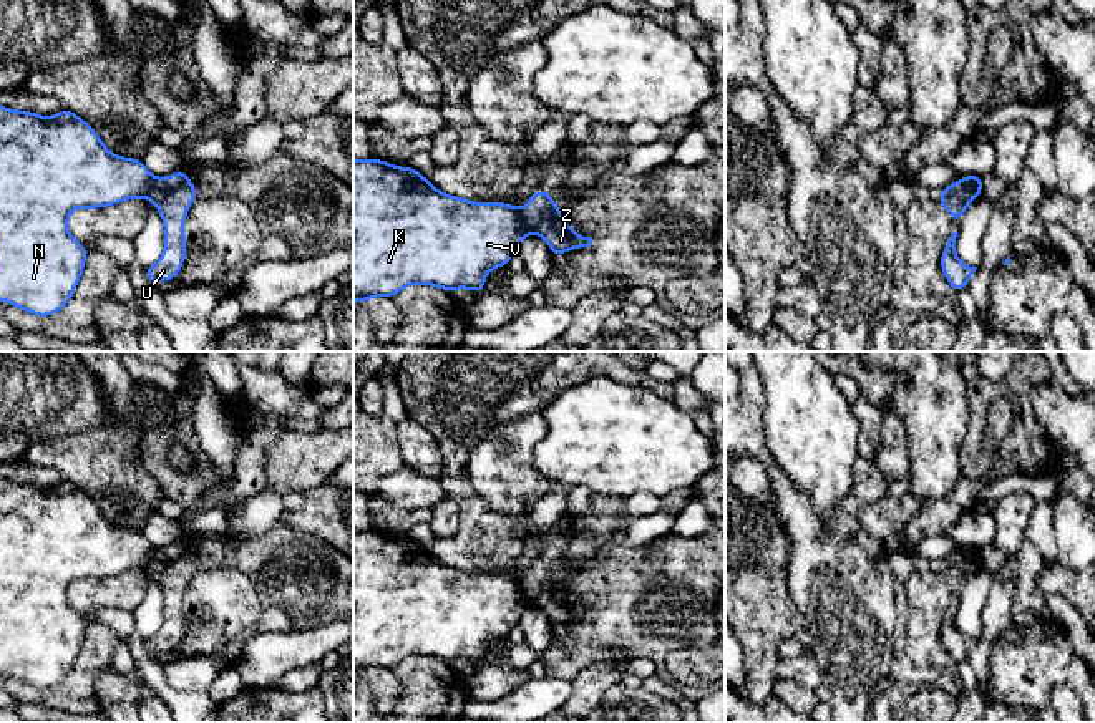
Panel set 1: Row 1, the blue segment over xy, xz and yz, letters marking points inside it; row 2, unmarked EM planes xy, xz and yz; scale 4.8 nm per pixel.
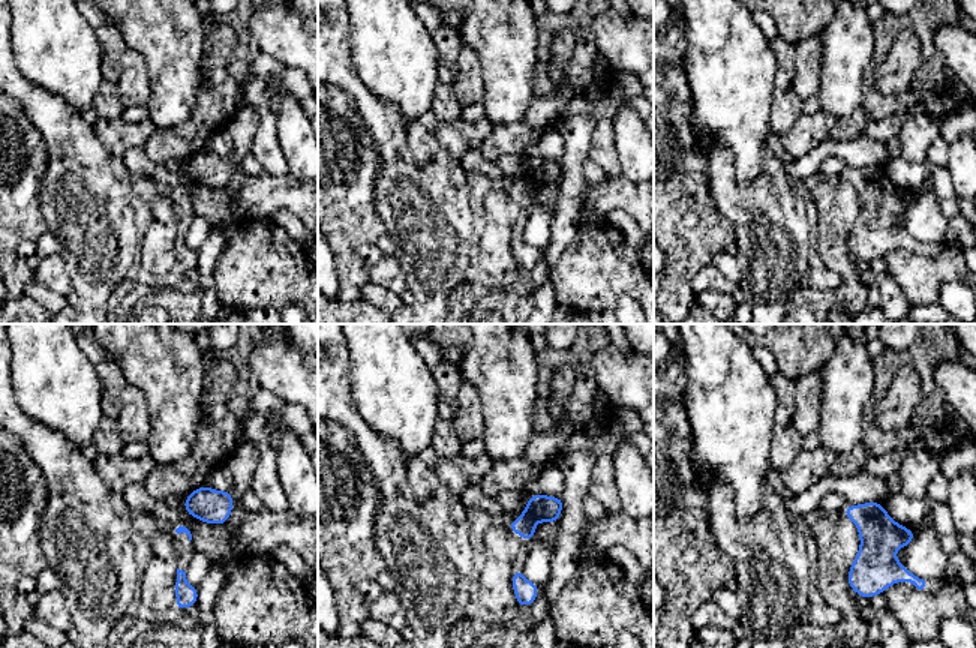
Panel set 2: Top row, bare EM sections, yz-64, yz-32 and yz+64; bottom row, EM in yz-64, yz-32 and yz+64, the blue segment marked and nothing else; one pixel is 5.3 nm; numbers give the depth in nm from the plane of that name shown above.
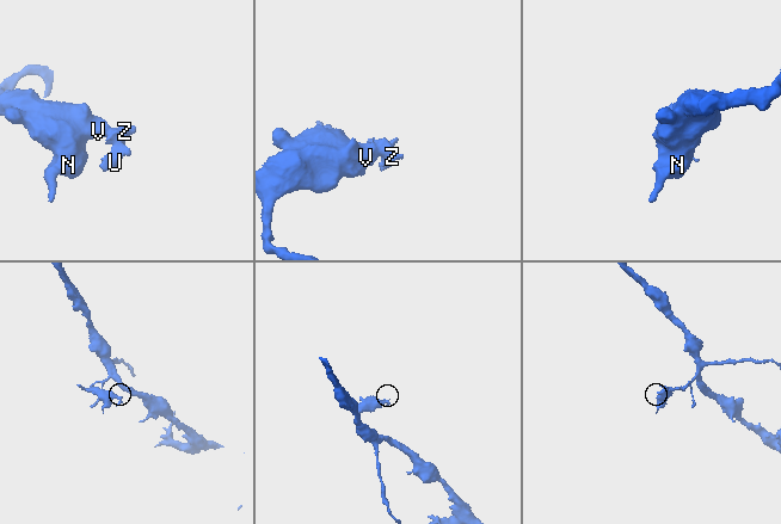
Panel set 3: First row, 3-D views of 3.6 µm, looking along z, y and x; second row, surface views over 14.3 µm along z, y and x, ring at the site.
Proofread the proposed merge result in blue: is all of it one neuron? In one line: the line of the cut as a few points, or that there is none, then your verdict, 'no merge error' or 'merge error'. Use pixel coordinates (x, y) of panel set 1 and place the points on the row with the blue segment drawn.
cut in xz along (521, 211), (528, 231); merge error

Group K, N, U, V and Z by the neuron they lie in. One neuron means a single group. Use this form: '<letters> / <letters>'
K N V / U Z

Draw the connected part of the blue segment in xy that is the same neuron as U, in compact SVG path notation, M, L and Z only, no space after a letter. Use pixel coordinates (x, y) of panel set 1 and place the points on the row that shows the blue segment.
M187 171L158 177L153 184L151 202L159 211L164 224L164 250L154 265L146 267L146 280L174 280L186 259L184 219L196 199L196 184L187 179Z

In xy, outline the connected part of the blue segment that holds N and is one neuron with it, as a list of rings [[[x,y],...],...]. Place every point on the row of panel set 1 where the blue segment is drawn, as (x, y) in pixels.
[[[0,106],[0,302],[36,317],[60,312],[71,300],[88,255],[88,249],[70,235],[70,212],[78,207],[110,207],[133,197],[149,199],[153,184],[154,176],[141,159],[114,156],[71,109],[63,108],[45,118]]]

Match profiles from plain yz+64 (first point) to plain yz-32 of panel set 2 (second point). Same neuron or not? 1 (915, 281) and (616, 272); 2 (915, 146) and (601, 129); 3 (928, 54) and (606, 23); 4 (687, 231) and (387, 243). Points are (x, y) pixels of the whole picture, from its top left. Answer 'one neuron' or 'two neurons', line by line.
1: one neuron
2: two neurons
3: two neurons
4: two neurons

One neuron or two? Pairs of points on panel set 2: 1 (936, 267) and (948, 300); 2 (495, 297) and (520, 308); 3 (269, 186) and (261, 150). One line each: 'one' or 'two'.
1: two
2: one
3: two

